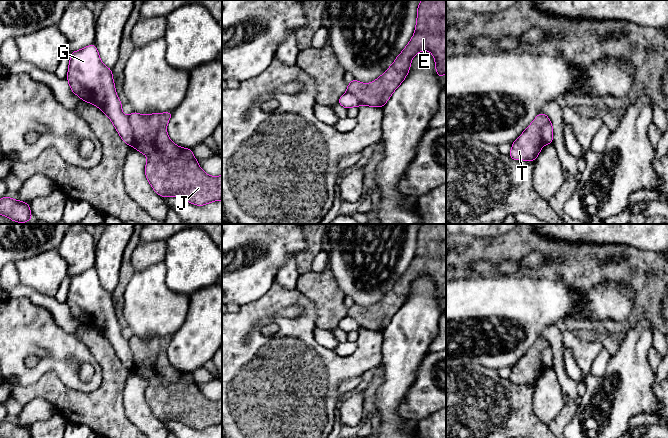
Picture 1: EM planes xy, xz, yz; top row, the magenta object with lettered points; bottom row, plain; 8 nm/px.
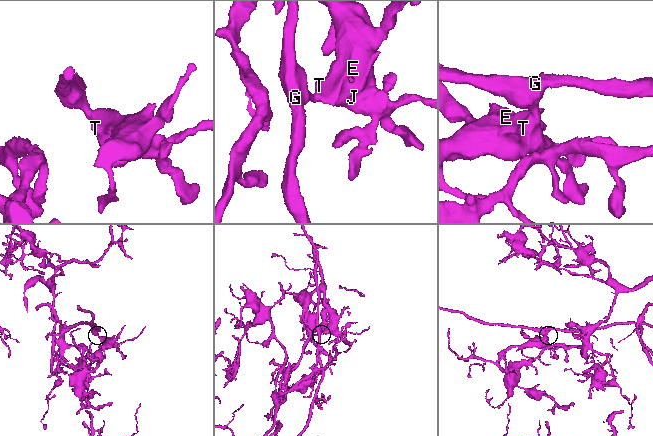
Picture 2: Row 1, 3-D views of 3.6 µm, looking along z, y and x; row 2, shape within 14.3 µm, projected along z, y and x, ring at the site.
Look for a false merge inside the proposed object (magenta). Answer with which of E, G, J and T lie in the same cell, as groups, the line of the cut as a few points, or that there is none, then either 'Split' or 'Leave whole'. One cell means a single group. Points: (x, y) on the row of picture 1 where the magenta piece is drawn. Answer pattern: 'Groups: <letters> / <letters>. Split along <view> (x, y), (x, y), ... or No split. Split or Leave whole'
Groups: E J T / G. Split along xy (127, 116), (131, 128), (131, 145). Split

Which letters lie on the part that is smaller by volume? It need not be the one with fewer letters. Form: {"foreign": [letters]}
{"foreign": ["G"]}

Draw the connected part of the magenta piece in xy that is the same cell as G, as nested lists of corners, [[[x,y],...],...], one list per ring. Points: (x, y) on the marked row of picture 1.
[[[93,44],[70,53],[67,80],[74,94],[97,106],[114,124],[122,140],[132,145],[132,128],[122,112],[110,68],[105,66]]]

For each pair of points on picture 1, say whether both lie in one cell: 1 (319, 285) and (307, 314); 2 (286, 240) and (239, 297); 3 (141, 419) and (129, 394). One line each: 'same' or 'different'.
1: different
2: same
3: same

